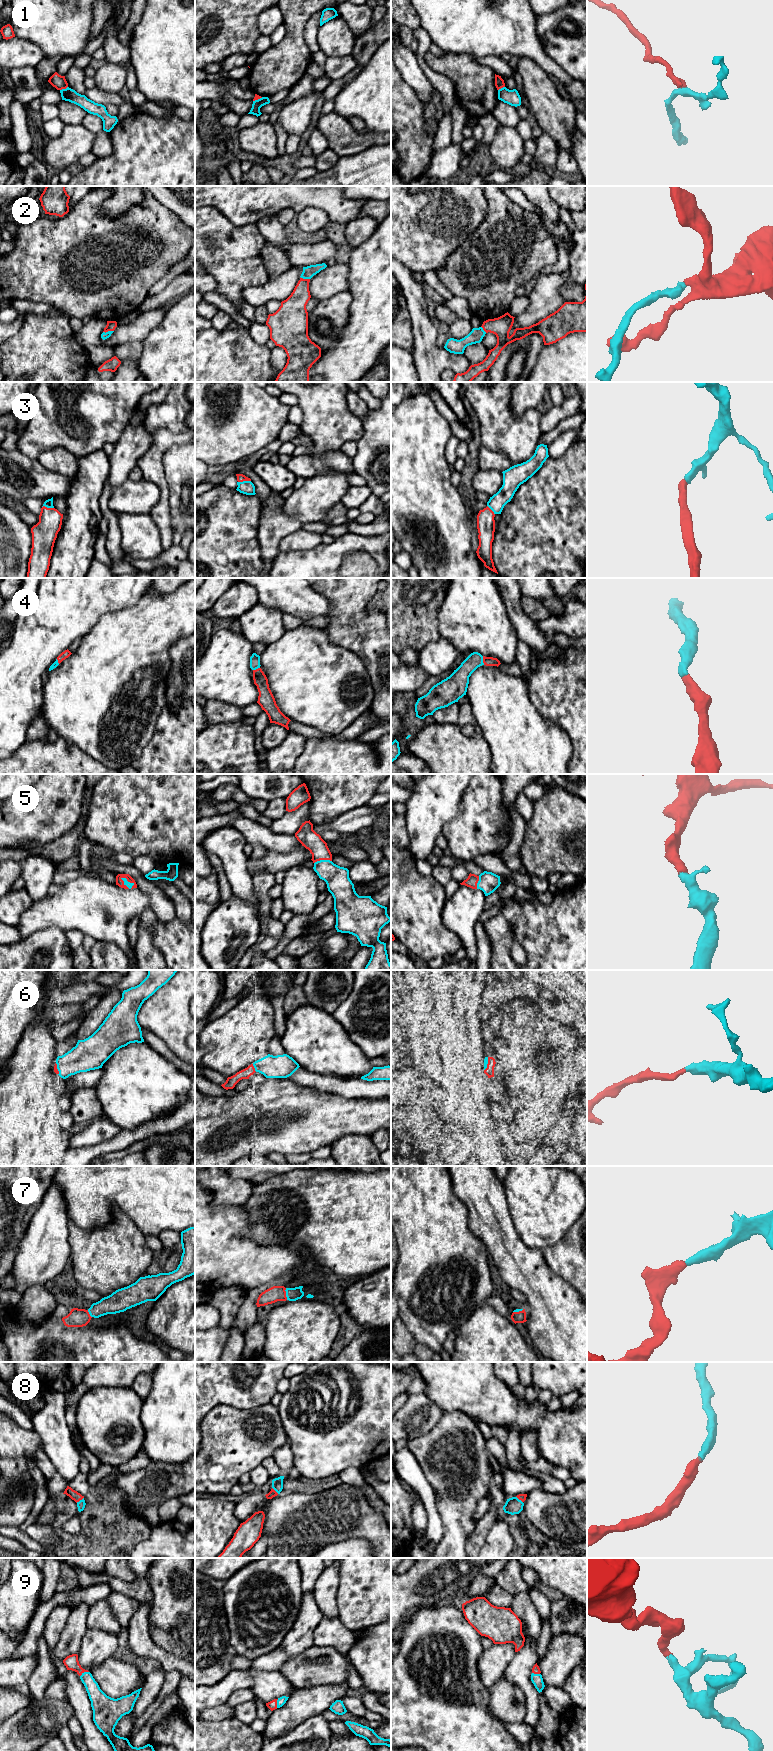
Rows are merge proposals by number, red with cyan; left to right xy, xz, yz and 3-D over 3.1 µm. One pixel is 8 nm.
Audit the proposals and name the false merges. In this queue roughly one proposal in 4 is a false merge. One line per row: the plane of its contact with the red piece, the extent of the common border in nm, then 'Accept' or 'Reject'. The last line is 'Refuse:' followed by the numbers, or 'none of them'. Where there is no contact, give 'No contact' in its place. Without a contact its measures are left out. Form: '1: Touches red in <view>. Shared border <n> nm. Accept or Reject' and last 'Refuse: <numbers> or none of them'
1: Touches red in xy. Shared border 70 nm. Reject
2: Touches red in xy. Shared border 90 nm. Accept
3: Touches red in xz. Shared border 110 nm. Accept
4: Touches red in yz. Shared border 70 nm. Accept
5: Touches red in xy. Shared border 130 nm. Accept
6: Touches red in xz. Shared border 70 nm. Accept
7: Touches red in xz. Shared border 100 nm. Accept
8: Touches red in xy. Shared border 80 nm. Accept
9: Touches red in xy. Shared border 80 nm. Accept
Refuse: 1

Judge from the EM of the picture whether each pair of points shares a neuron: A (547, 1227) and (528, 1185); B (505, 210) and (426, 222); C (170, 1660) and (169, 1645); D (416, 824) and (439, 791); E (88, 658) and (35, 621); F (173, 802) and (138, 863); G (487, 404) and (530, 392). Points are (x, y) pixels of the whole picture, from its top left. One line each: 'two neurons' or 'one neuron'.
A: one neuron
B: two neurons
C: two neurons
D: one neuron
E: two neurons
F: two neurons
G: two neurons

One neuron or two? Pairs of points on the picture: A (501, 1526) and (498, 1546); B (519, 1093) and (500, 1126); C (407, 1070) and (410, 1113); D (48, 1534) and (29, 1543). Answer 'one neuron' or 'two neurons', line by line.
A: one neuron
B: two neurons
C: two neurons
D: two neurons

